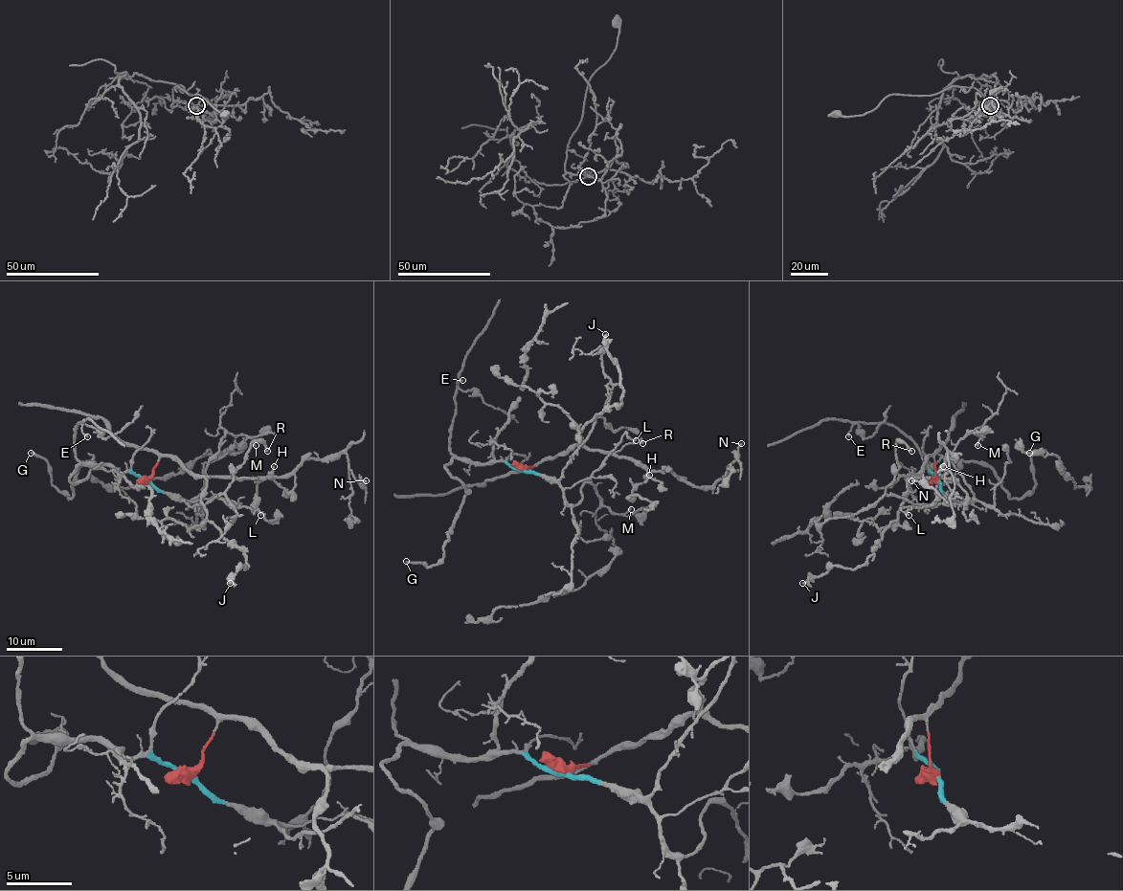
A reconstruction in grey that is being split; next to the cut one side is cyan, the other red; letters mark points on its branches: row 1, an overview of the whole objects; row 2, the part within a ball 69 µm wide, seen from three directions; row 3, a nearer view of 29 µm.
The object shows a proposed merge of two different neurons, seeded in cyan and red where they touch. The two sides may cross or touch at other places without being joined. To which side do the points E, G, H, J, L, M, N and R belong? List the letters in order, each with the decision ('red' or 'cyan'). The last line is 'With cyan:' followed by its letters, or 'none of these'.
E: cyan
G: cyan
H: red
J: red
L: cyan
M: cyan
N: red
R: cyan
With cyan: E, G, L, M, R

